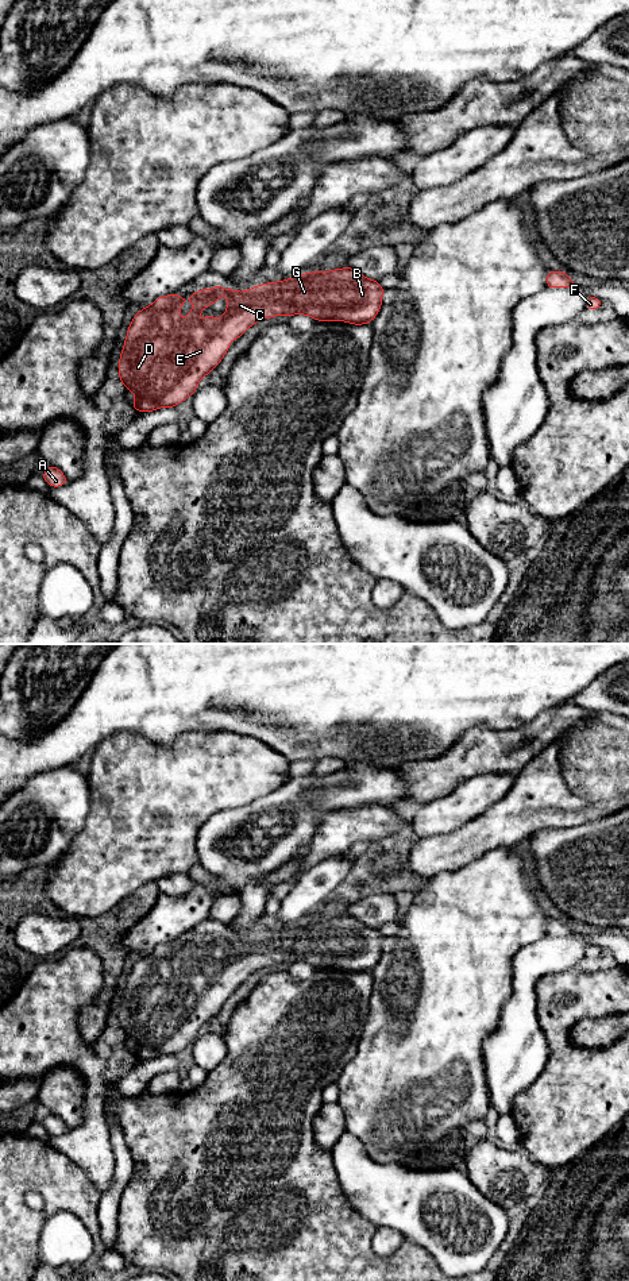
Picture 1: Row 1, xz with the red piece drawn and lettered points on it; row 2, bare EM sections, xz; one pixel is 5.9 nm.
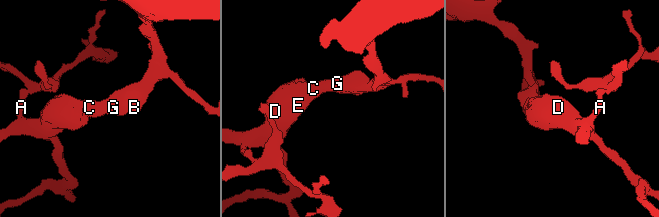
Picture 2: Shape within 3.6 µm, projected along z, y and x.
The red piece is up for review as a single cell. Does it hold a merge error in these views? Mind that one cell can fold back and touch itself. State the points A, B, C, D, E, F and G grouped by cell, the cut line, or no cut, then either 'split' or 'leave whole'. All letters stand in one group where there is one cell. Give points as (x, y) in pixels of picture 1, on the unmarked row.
A B C D E F G; no cut; leave whole

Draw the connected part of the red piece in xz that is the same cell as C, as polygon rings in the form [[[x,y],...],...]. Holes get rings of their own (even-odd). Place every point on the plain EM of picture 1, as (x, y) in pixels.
[[[343,915],[328,918],[325,921],[312,919],[304,921],[289,927],[278,930],[266,930],[246,939],[225,937],[216,933],[213,937],[198,937],[190,945],[178,945],[178,941],[166,942],[157,946],[151,953],[142,956],[132,966],[126,989],[119,1006],[119,1027],[124,1037],[135,1042],[135,1050],[130,1056],[142,1061],[153,1060],[159,1056],[175,1056],[178,1052],[193,1043],[197,1038],[198,1030],[217,1015],[224,1003],[231,996],[231,988],[238,988],[255,971],[274,964],[294,964],[306,962],[316,969],[344,969],[354,973],[363,973],[371,971],[381,958],[382,944],[385,937],[379,929],[370,927],[362,923],[355,917]],[[220,944],[227,944],[227,958],[220,966],[213,966],[212,961],[205,961],[207,968],[198,968],[198,961],[208,953],[215,953]],[[188,948],[193,950],[192,958],[185,968],[180,966],[180,954]]]

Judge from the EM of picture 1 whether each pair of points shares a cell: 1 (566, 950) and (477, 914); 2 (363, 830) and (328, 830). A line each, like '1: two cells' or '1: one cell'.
1: two cells
2: one cell

